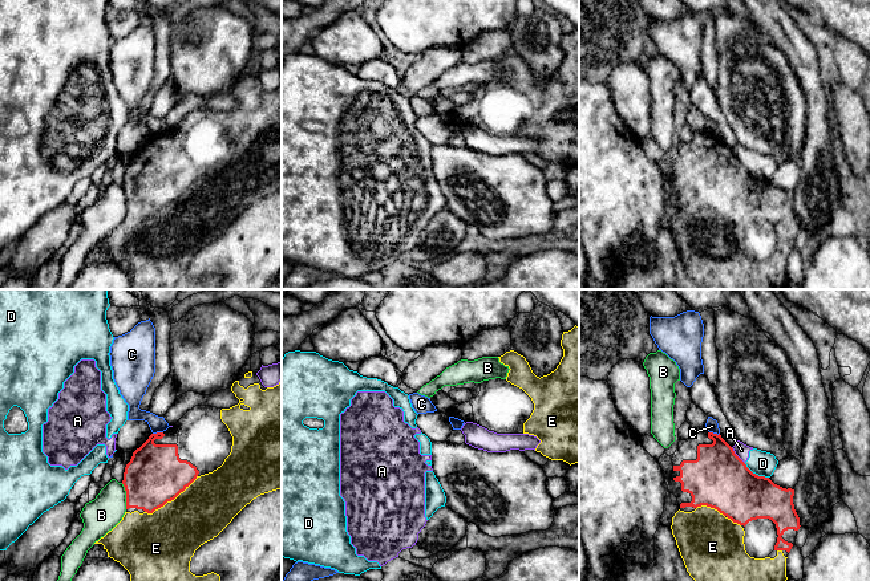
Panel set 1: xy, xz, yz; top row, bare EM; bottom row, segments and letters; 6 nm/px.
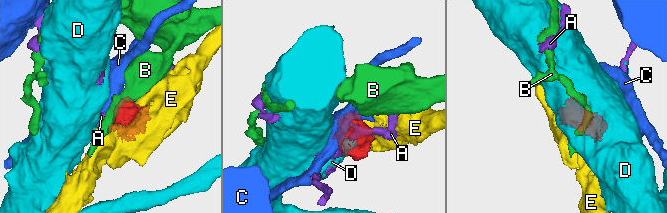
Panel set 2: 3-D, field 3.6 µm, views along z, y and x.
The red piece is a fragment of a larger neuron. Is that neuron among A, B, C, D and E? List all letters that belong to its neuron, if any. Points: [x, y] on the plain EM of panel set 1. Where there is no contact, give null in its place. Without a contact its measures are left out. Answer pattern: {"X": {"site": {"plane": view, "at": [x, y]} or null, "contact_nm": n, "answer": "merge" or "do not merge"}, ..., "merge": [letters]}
{"A": {"site": {"plane": "yz", "at": [736, 158]}, "contact_nm": 130, "answer": "do not merge"}, "B": {"site": {"plane": "xy", "at": [126, 199]}, "contact_nm": 160, "answer": "do not merge"}, "C": {"site": {"plane": "xy", "at": [157, 135]}, "contact_nm": 70, "answer": "do not merge"}, "D": {"site": {"plane": "yz", "at": [755, 177]}, "contact_nm": 180, "answer": "do not merge"}, "E": {"site": {"plane": "xy", "at": [172, 202]}, "contact_nm": 400, "answer": "merge"}, "merge": ["E"]}

